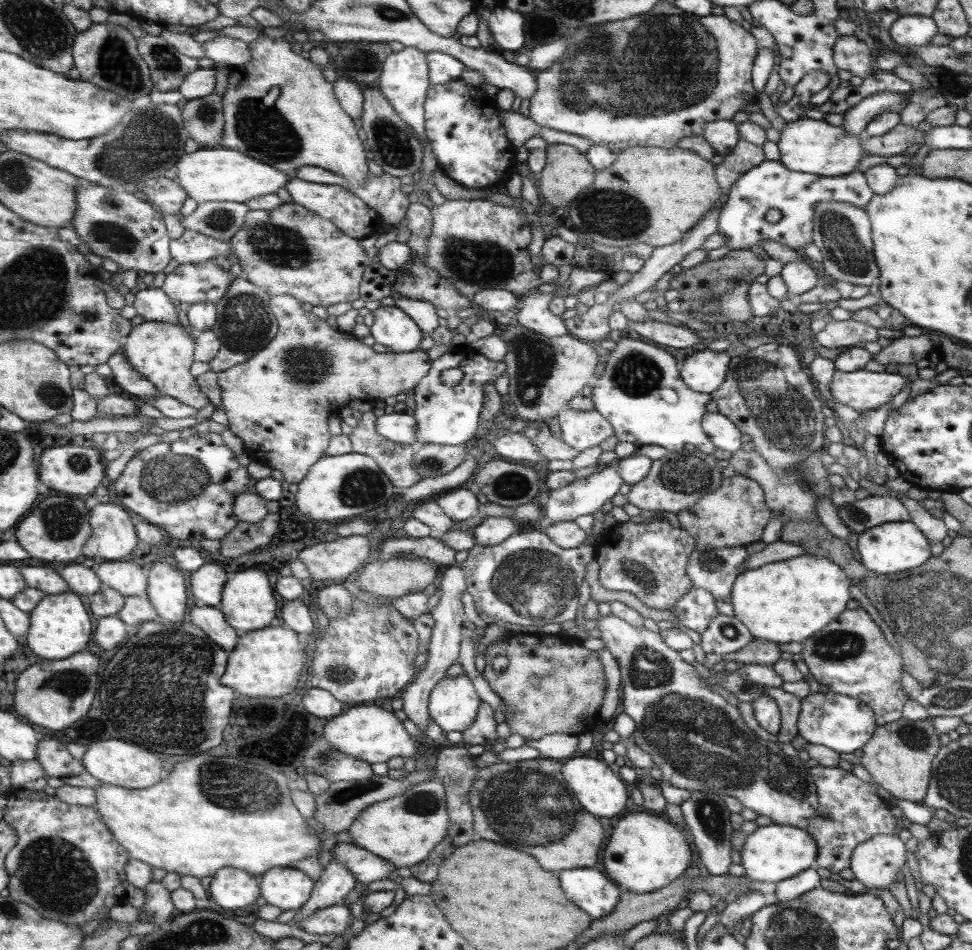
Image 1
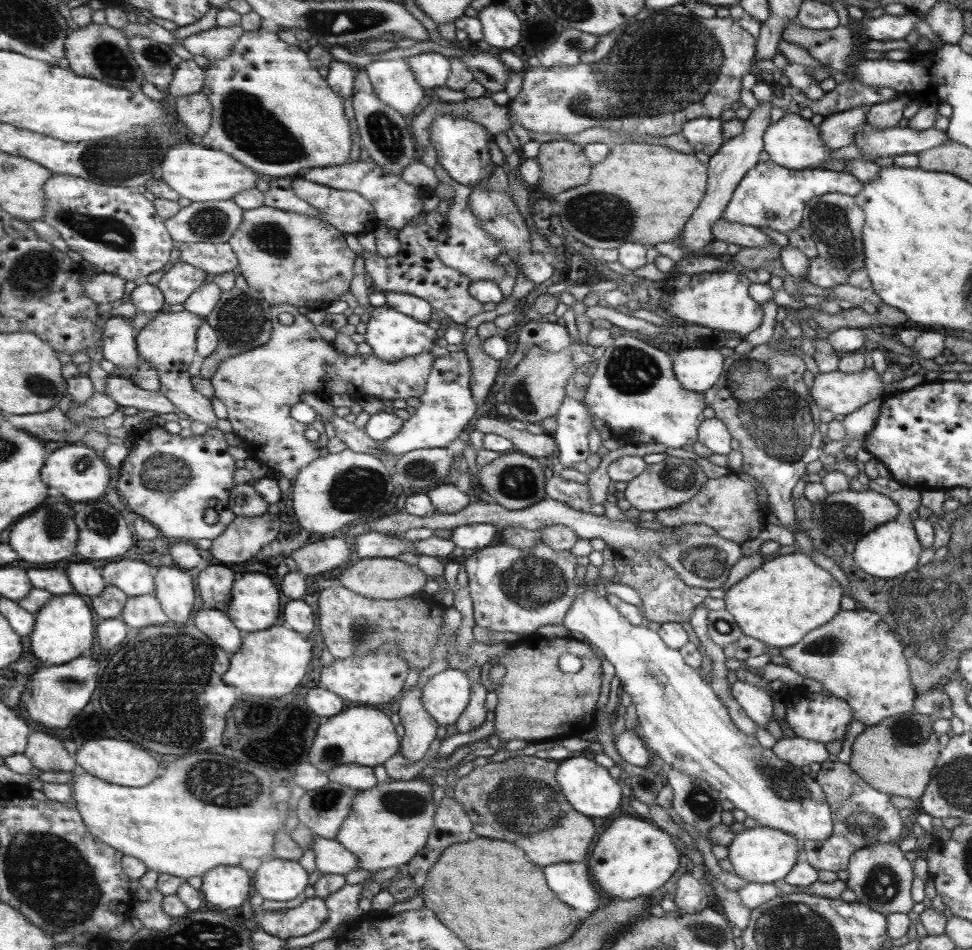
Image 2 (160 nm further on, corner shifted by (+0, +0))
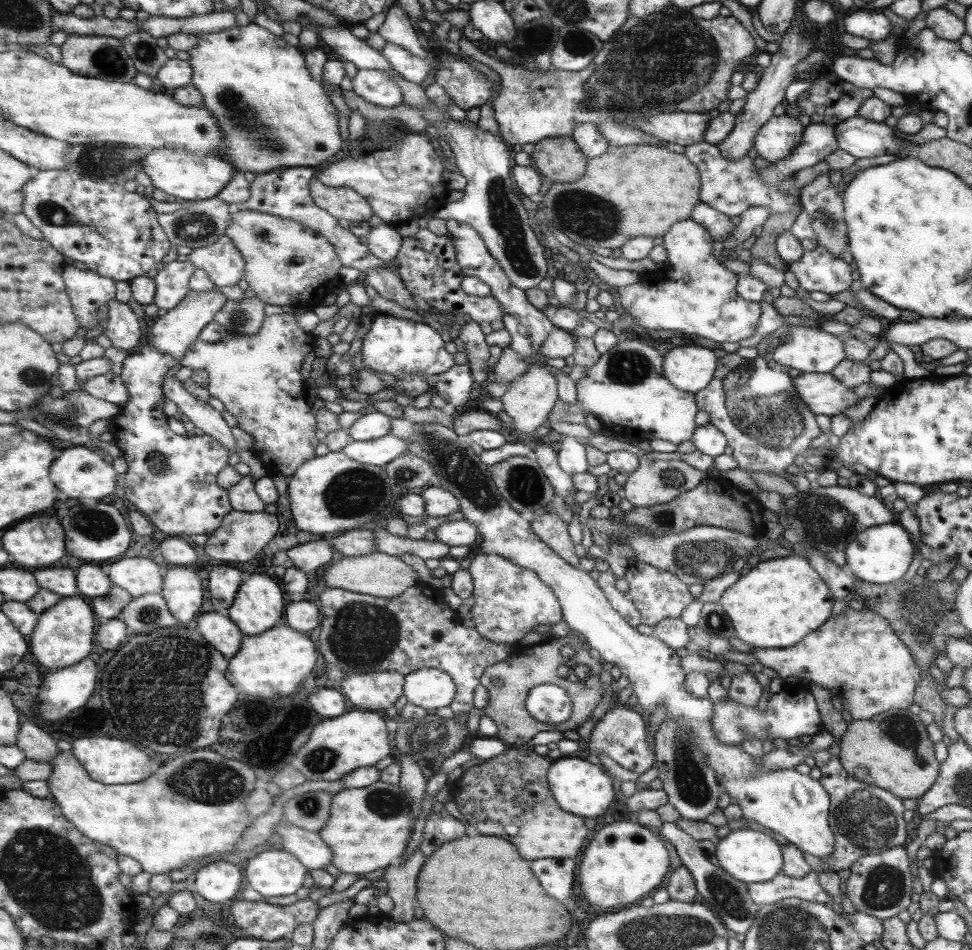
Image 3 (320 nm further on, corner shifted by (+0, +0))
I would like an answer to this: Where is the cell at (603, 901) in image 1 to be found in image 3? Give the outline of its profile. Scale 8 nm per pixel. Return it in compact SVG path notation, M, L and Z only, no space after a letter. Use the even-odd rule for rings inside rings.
M575 858L567 860L533 860L531 868L535 868L535 876L539 876L539 884L547 888L549 896L563 902L571 898L571 882L573 882L573 868L577 866Z

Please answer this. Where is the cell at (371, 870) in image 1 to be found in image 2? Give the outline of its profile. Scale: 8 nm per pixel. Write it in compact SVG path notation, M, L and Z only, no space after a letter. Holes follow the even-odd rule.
M315 835L310 846L315 856L317 875L345 875L358 868L358 858L336 838Z

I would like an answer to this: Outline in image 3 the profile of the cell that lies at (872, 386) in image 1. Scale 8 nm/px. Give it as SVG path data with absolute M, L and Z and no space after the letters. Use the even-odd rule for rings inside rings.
M799 373L794 378L794 387L811 413L828 417L842 413L859 399L852 388L837 382L831 373Z

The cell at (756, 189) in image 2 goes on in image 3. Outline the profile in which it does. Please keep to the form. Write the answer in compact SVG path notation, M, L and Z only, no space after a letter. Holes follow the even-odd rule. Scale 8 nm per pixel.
M703 141L684 146L682 154L694 163L694 167L698 169L701 175L702 190L700 203L710 206L713 210L724 214L728 218L739 216L748 206L765 207L769 212L768 216L771 216L773 213L793 213L797 216L802 211L802 189L795 188L795 178L787 179L787 181L777 183L777 185L767 185L767 182L763 182L762 178L759 177L757 169L754 168L752 160L747 155L743 155L738 161L728 161L718 151L718 145L707 144Z

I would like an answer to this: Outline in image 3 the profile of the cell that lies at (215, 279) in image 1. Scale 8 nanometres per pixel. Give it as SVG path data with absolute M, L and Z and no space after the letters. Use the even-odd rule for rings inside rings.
M174 260L164 265L155 276L158 292L154 304L167 311L173 310L186 298L190 288L190 280L196 266L189 260Z

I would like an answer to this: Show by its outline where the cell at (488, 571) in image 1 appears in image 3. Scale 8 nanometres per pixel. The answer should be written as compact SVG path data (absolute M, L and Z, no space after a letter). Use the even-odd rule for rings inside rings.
M493 554L472 556L468 571L472 578L473 602L467 615L483 638L509 645L529 634L533 626L551 626L562 619L561 606L554 590L543 586L538 574L533 571L521 569L514 562Z

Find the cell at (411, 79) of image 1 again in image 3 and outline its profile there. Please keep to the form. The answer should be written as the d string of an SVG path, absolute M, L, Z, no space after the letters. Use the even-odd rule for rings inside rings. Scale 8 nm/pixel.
M360 70L352 80L352 91L366 101L382 108L394 108L401 103L401 89L385 71Z

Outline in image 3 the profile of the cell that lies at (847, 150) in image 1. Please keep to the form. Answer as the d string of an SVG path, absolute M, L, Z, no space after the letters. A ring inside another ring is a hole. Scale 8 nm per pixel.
M787 114L771 116L755 134L752 147L757 156L770 163L787 158L802 140L805 128Z

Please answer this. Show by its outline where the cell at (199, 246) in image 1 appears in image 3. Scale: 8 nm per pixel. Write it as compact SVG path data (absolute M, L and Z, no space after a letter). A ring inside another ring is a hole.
M226 234L210 247L193 249L188 257L196 268L209 273L217 289L237 286L246 278L245 257Z

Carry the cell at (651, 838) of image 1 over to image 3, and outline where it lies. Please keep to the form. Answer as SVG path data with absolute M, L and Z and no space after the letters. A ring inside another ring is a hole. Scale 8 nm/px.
M625 822L607 824L601 828L593 840L587 844L587 848L581 854L581 862L578 866L578 879L581 888L581 898L591 908L615 908L631 904L639 898L645 898L651 890L661 884L661 878L665 876L669 868L667 850L663 844L653 838L653 834L643 828L639 823Z

